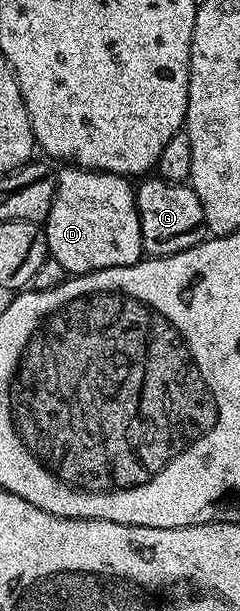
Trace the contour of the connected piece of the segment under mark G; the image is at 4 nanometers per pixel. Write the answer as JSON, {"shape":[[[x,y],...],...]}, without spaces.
{"shape":[[[147,177],[140,183],[143,184],[135,187],[135,204],[141,221],[143,250],[148,256],[158,257],[181,253],[203,242],[205,224],[201,201],[190,185],[170,183],[158,177]]]}

